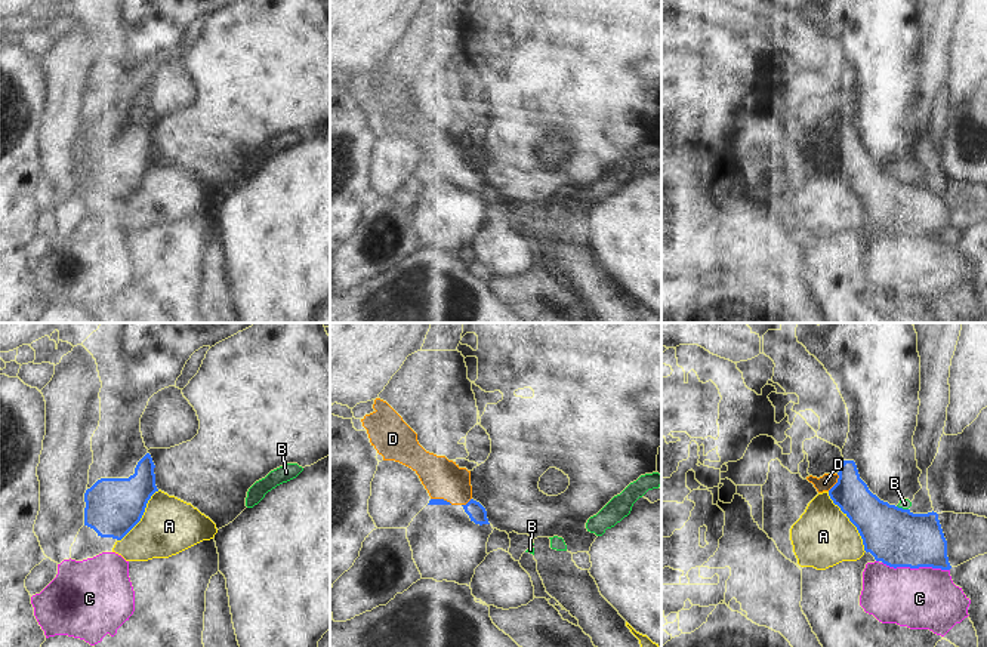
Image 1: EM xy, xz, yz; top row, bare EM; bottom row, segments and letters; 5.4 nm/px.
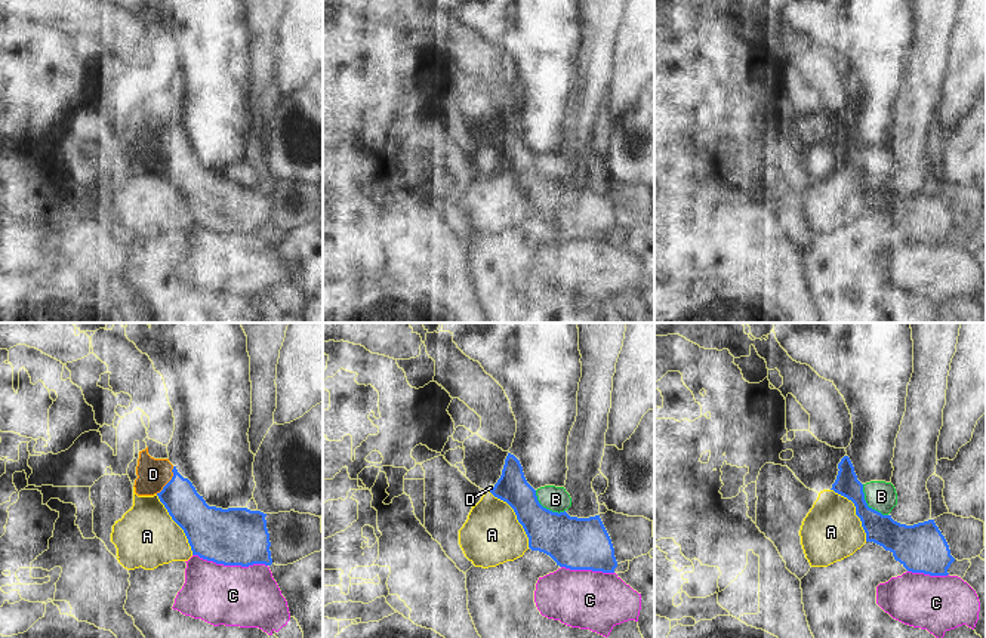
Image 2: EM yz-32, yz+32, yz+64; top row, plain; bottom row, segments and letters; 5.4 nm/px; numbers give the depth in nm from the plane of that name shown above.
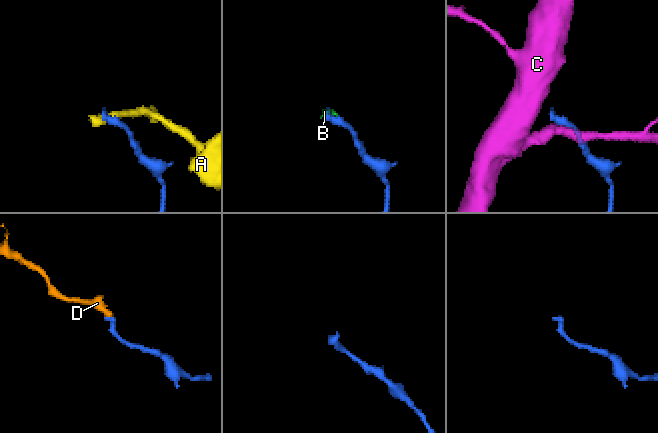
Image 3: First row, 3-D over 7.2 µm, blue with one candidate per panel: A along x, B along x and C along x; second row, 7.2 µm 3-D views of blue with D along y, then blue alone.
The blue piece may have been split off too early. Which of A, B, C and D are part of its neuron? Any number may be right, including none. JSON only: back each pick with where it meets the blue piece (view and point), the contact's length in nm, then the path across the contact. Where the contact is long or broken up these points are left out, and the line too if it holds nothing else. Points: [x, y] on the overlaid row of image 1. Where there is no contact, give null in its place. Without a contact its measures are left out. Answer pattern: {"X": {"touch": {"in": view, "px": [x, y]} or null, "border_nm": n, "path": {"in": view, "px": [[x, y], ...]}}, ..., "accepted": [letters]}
{"D": {"touch": {"in": "yz", "px": [836, 483]}, "border_nm": 110, "path": {"in": "yz", "px": [[866, 511], [836, 483], [824, 483]]}}, "accepted": ["D"]}

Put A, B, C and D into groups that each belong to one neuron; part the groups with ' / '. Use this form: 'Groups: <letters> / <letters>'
Groups: A / B / C / D

